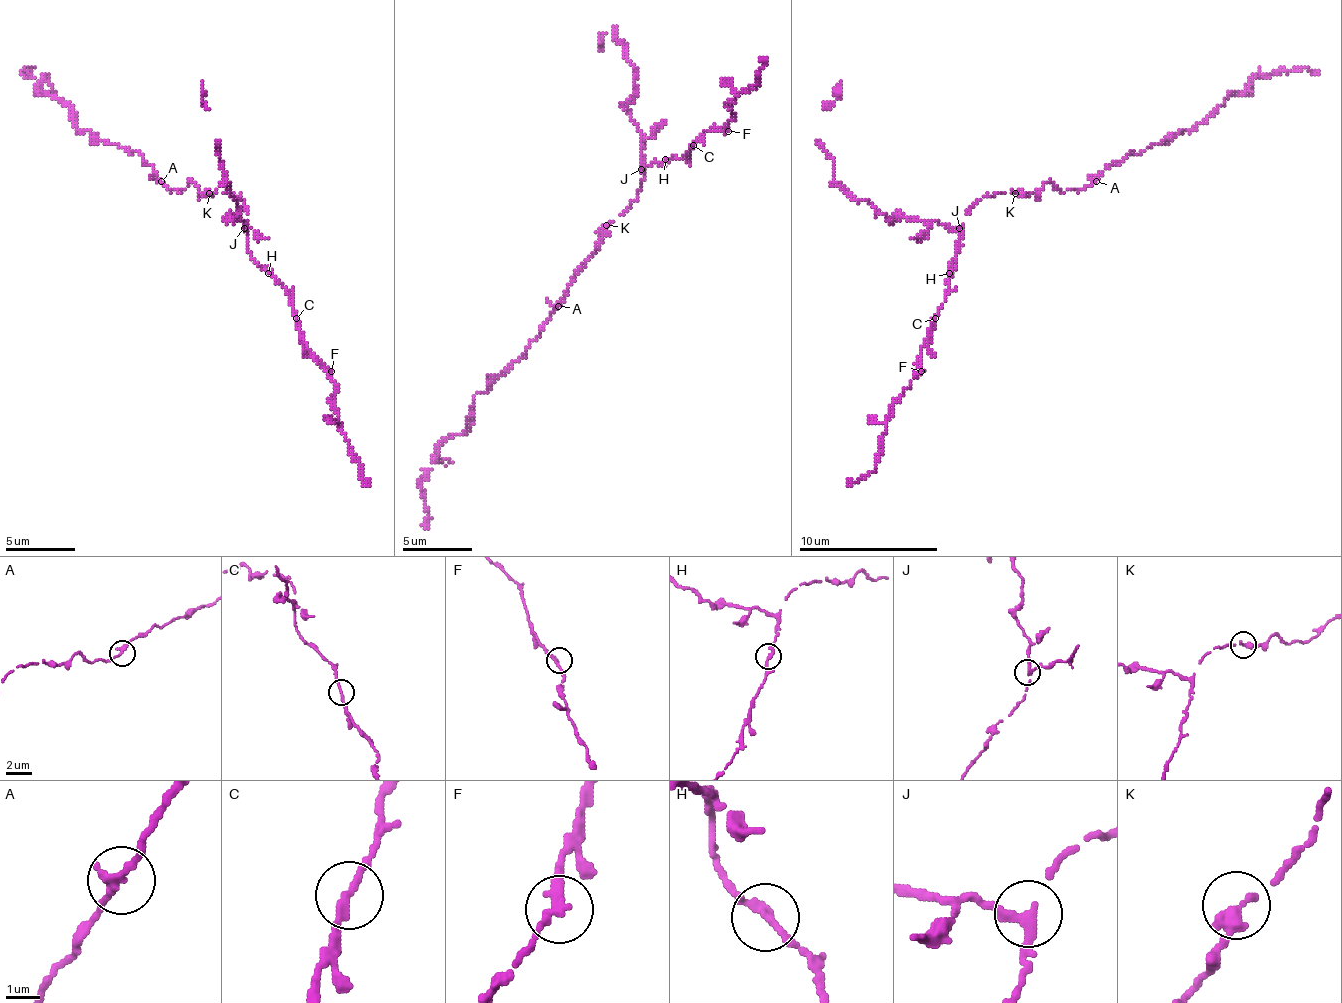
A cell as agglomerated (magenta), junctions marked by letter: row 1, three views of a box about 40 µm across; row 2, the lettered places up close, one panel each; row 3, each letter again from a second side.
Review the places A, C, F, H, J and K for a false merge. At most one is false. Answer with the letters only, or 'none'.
none

